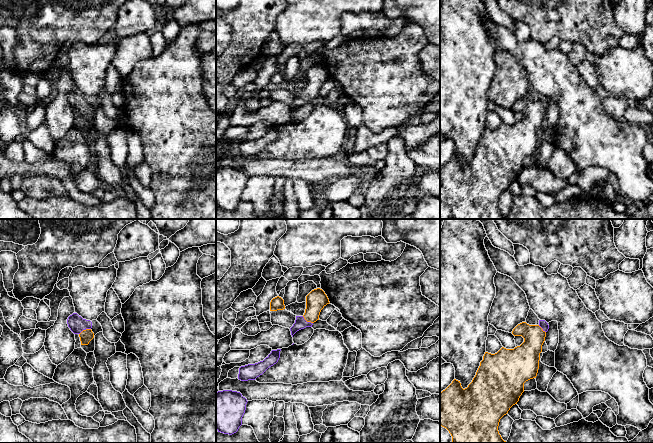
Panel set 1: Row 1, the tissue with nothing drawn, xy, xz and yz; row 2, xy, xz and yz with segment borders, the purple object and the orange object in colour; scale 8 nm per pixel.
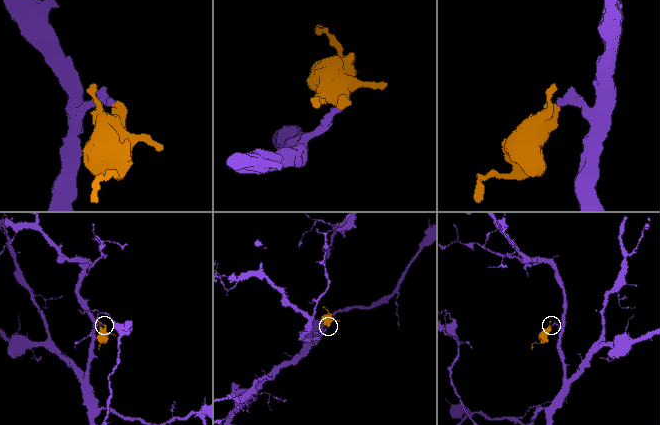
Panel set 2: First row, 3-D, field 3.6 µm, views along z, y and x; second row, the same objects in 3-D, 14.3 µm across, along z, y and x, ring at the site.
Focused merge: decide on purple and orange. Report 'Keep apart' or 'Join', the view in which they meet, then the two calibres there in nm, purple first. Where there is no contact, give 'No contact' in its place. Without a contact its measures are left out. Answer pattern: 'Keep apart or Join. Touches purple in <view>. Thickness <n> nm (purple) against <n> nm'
Join. Touches purple in xy. Thickness 140 nm (purple) against 100 nm

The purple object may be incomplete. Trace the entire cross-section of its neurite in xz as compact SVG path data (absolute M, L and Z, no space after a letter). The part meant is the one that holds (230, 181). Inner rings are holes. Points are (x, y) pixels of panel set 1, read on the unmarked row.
M223 166L216 169L216 205L232 211L242 201L247 175L240 168Z

